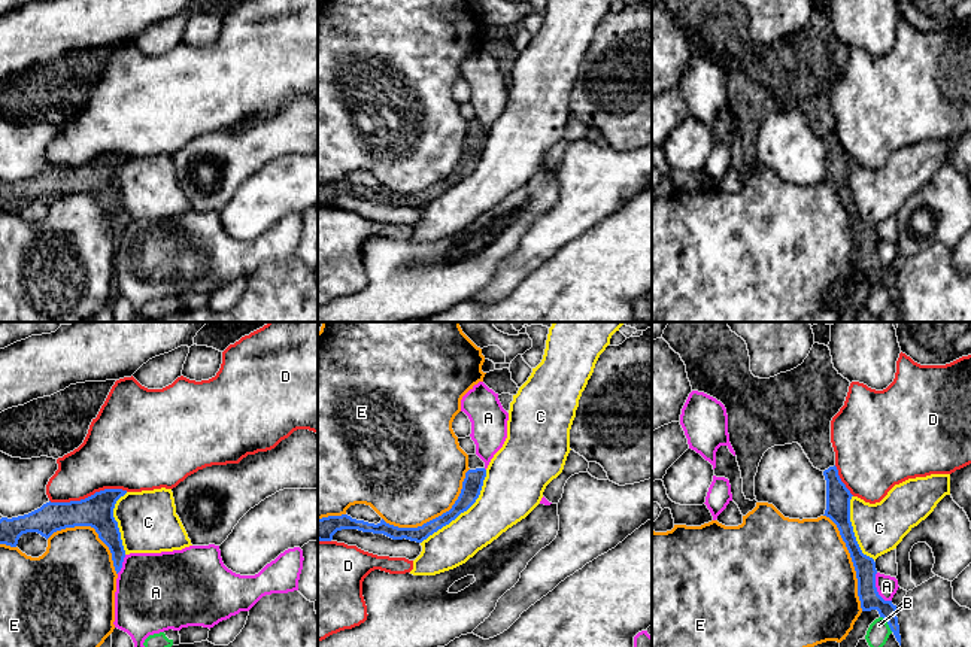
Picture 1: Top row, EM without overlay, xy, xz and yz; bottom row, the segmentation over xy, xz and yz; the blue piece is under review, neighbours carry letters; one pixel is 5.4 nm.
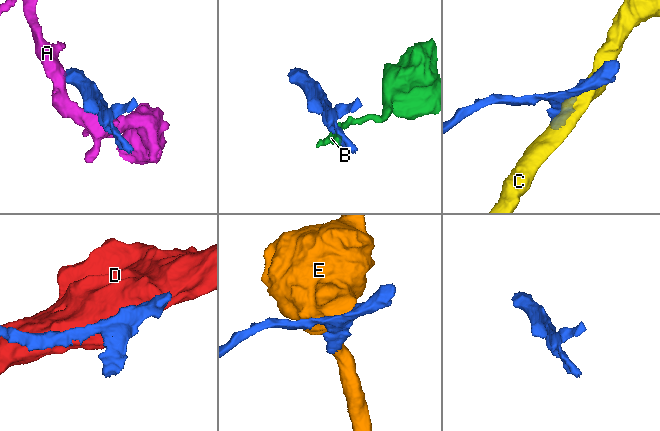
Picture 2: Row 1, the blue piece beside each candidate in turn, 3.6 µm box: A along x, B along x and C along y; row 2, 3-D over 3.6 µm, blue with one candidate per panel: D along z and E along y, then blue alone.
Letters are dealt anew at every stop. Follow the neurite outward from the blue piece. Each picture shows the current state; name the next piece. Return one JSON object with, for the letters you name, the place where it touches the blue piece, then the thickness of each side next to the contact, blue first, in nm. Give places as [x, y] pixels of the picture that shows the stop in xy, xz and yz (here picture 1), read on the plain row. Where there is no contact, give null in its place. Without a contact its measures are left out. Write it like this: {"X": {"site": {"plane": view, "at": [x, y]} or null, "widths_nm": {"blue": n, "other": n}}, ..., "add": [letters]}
{"add": []}

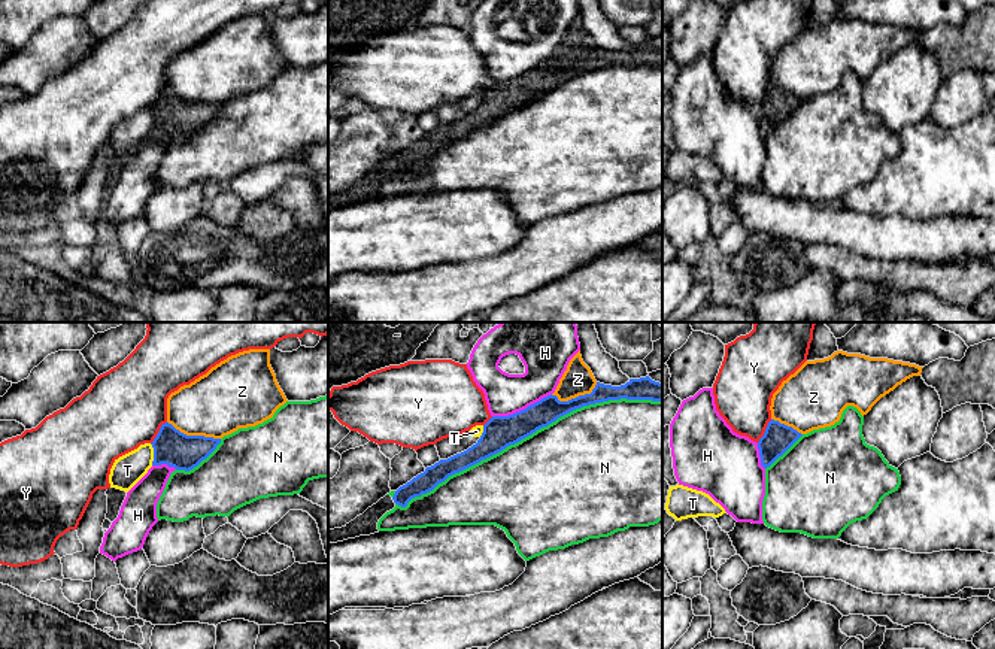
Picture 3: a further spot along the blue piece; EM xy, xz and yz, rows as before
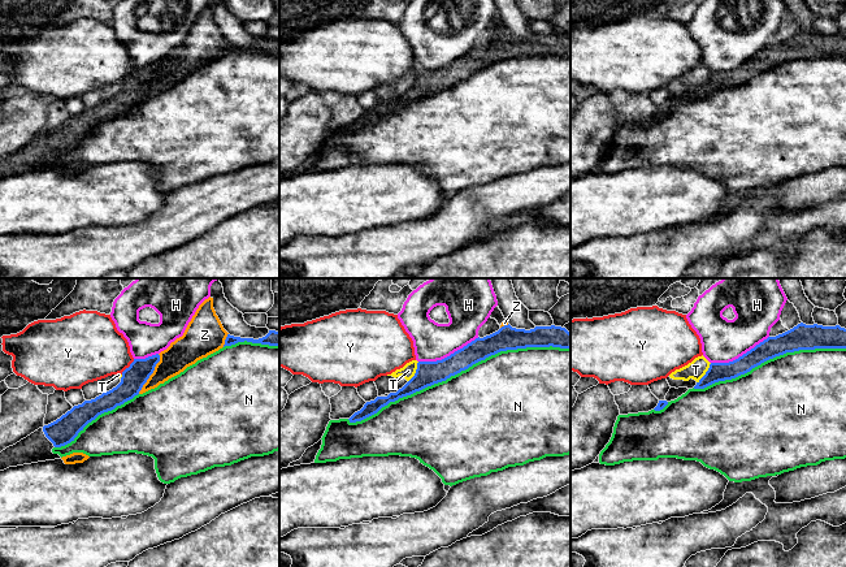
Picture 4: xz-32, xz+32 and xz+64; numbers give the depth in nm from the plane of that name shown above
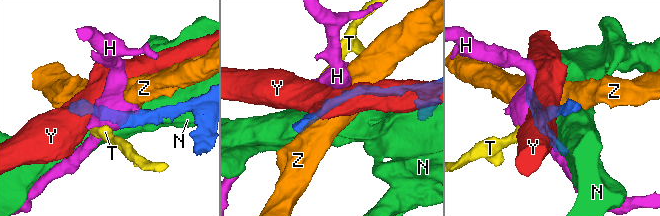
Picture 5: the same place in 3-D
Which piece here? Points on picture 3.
{"add": []}

